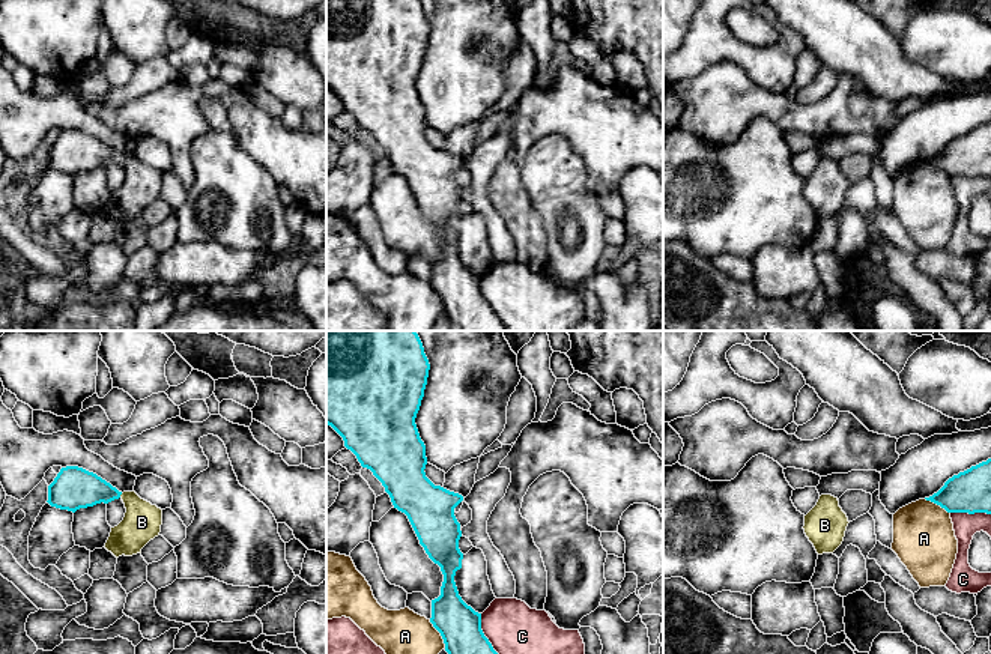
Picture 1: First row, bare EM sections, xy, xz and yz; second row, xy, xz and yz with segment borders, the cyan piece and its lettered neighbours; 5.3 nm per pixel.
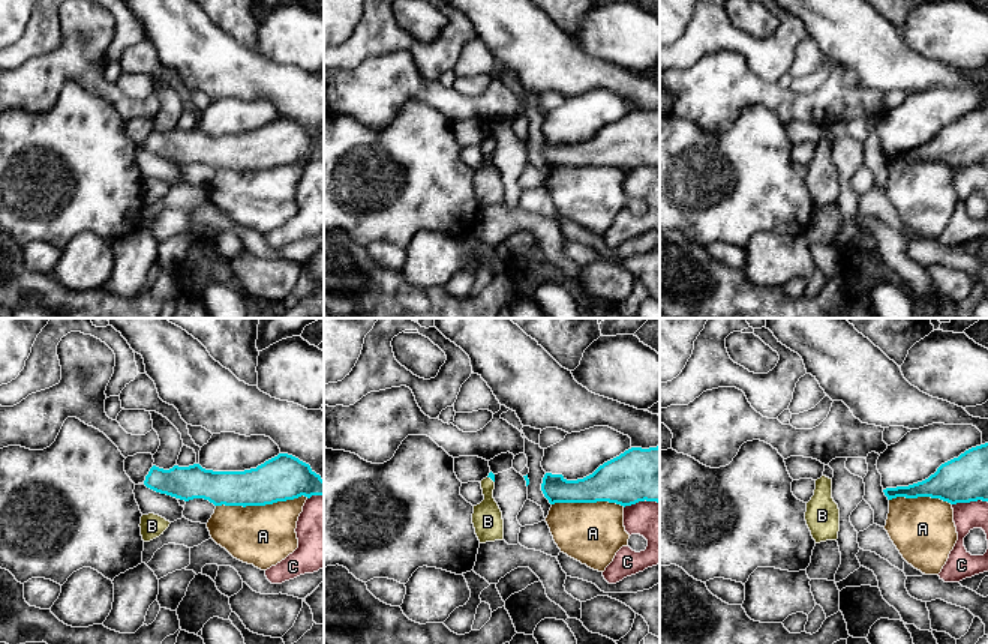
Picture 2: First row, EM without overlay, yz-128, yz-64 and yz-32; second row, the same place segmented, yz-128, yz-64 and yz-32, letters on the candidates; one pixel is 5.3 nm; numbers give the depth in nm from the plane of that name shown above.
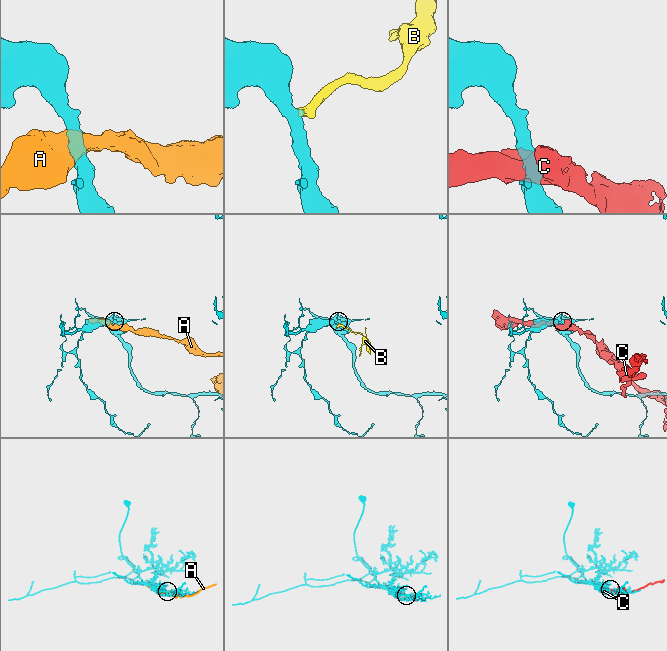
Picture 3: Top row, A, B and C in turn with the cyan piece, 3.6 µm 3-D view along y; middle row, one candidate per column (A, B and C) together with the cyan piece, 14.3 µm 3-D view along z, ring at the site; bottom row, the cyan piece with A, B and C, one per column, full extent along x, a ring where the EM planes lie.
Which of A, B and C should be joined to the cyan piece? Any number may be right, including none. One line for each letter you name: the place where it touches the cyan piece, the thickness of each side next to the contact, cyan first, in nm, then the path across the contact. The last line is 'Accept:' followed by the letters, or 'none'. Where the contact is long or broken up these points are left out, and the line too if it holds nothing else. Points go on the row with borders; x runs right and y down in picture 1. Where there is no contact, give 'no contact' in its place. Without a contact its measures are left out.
B: xy (121, 493) | 220/200 nm | across xy (75, 487), (121, 493), (140, 513), (142, 522)
Accept: B

